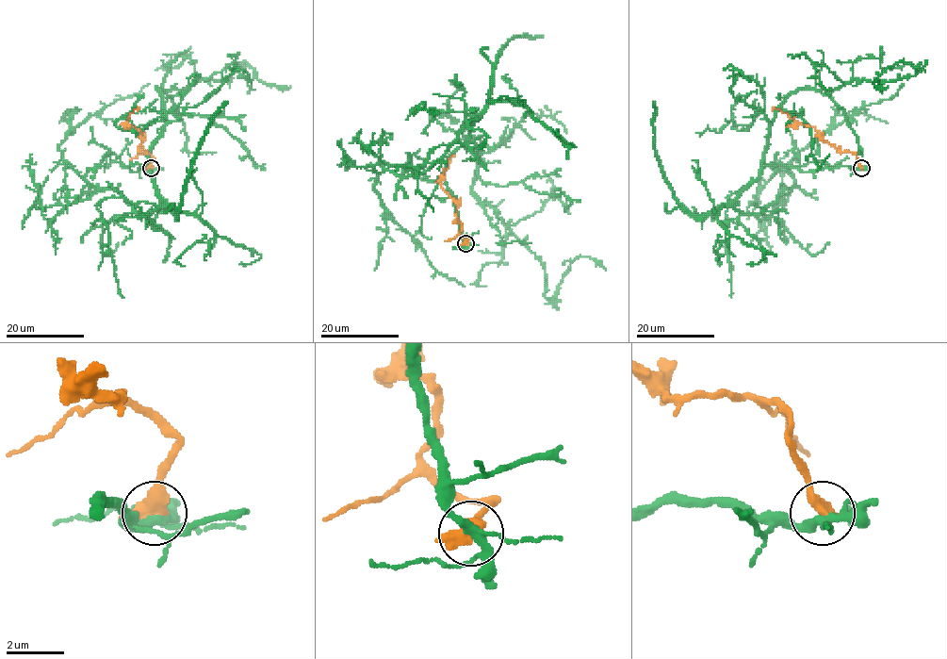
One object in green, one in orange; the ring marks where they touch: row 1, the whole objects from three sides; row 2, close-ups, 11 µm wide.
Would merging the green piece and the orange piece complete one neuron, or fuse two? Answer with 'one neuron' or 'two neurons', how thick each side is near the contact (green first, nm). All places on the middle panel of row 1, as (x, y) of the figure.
two neurons; calibres 260 and 440 nm

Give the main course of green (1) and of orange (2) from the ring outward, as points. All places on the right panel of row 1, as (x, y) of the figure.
1: (860, 168), (804, 172), (768, 163), (732, 205), (758, 214), (794, 184), (787, 164), (793, 156), (904, 84)
2: (860, 167), (856, 154), (837, 150), (825, 141), (813, 127), (796, 123), (772, 107)

